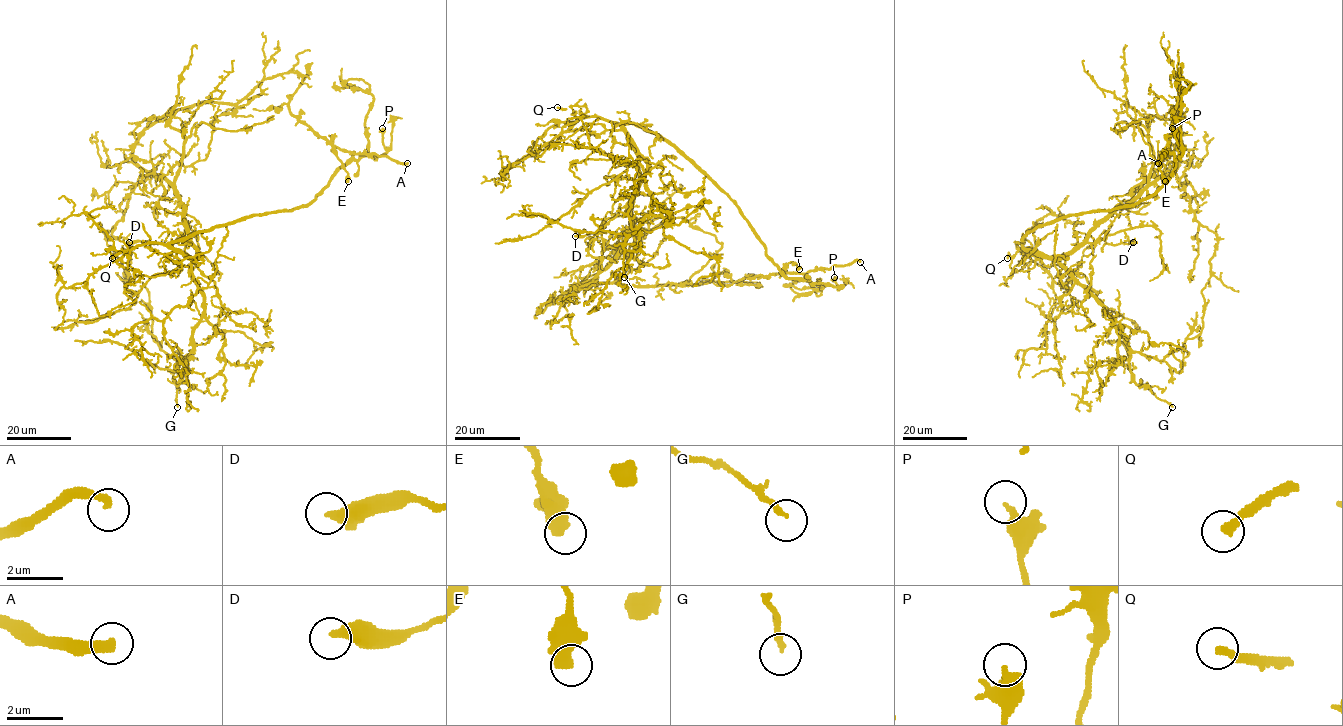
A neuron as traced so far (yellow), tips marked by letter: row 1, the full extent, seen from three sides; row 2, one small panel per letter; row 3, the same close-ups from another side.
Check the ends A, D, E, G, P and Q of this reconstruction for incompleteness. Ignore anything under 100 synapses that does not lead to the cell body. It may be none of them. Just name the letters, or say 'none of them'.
A, Q

